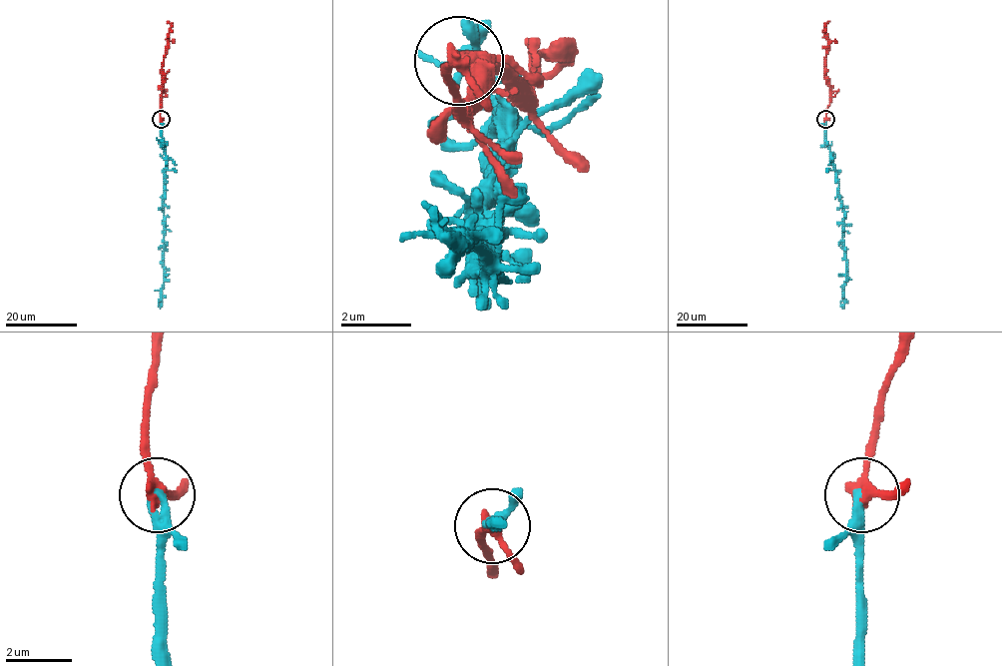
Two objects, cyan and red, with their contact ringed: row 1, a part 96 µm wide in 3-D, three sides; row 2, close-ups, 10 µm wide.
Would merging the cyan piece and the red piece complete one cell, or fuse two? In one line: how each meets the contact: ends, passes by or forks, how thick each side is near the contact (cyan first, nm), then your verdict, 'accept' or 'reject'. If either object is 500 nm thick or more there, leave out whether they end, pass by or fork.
cyan ends; red passes by; calibres 320 and 320 nm; accept

